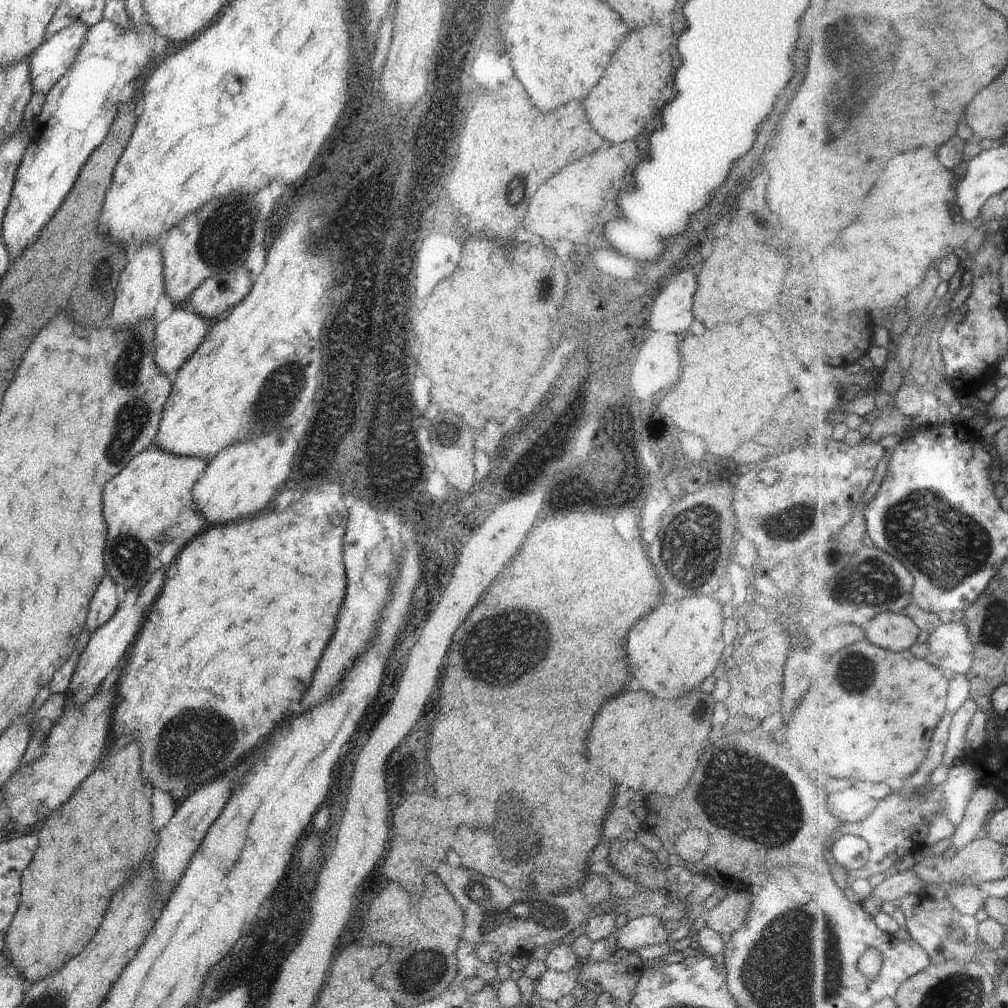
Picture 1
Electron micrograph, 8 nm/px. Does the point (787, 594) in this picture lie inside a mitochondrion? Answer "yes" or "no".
no

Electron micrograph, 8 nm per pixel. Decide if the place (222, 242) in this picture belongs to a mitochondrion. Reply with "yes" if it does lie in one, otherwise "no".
yes

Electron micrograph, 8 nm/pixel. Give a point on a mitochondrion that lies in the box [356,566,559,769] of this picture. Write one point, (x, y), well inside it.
(523, 637)

